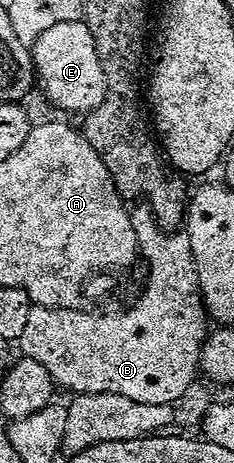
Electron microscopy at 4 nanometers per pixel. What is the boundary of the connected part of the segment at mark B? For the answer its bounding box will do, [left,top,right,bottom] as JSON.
[20,207,208,405]

